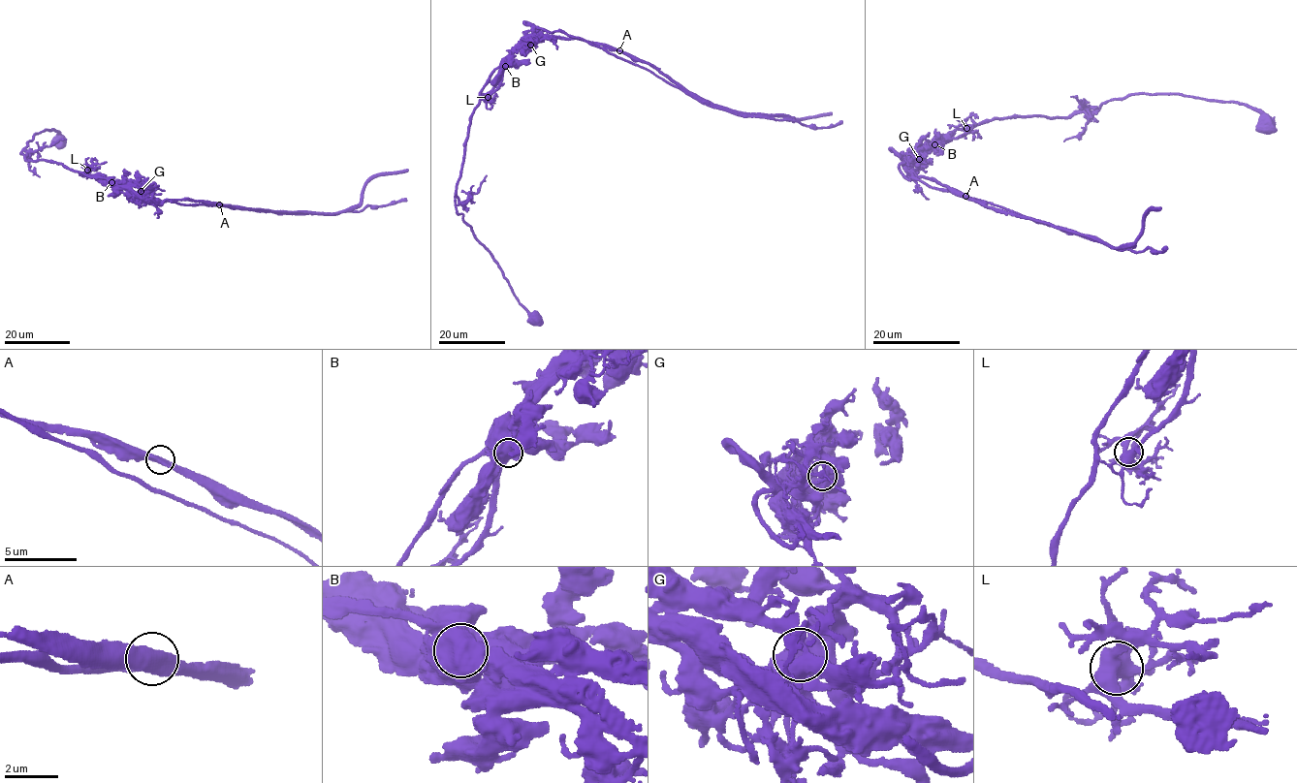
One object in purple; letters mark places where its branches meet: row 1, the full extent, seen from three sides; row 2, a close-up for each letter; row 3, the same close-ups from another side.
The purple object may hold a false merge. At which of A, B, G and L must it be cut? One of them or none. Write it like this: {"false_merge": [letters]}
{"false_merge": ["B"]}

